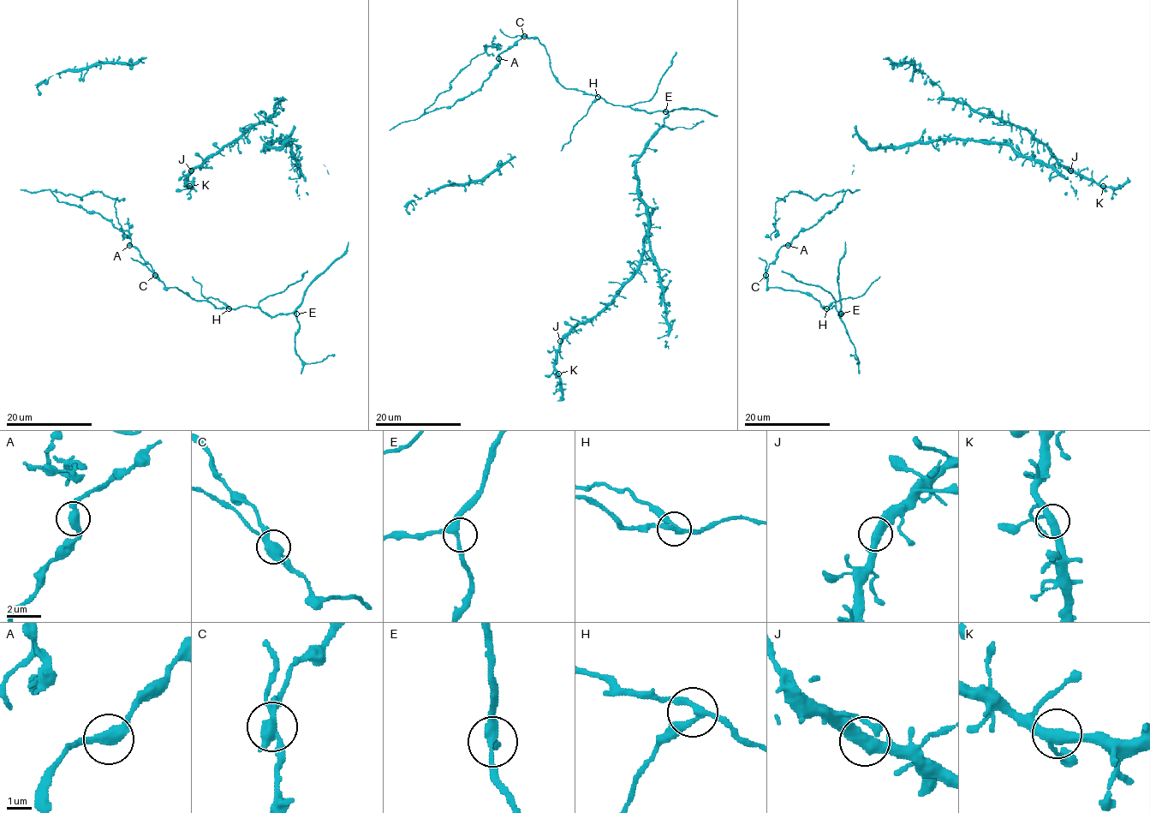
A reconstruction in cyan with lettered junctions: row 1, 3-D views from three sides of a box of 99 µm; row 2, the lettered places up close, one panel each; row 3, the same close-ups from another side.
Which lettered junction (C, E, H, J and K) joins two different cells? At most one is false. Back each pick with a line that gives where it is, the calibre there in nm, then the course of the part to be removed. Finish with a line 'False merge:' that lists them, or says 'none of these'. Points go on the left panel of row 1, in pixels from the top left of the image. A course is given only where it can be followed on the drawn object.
C: place (155, 275); calibre 400 nm; course (155, 275), (109, 220), (59, 202), (52, 193), (80, 199), (101, 191), (113, 198), (124, 230), (127, 218)
False merge: C

